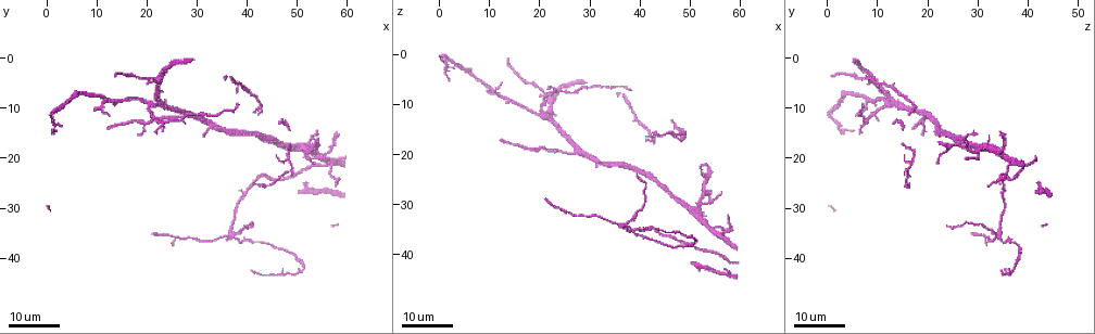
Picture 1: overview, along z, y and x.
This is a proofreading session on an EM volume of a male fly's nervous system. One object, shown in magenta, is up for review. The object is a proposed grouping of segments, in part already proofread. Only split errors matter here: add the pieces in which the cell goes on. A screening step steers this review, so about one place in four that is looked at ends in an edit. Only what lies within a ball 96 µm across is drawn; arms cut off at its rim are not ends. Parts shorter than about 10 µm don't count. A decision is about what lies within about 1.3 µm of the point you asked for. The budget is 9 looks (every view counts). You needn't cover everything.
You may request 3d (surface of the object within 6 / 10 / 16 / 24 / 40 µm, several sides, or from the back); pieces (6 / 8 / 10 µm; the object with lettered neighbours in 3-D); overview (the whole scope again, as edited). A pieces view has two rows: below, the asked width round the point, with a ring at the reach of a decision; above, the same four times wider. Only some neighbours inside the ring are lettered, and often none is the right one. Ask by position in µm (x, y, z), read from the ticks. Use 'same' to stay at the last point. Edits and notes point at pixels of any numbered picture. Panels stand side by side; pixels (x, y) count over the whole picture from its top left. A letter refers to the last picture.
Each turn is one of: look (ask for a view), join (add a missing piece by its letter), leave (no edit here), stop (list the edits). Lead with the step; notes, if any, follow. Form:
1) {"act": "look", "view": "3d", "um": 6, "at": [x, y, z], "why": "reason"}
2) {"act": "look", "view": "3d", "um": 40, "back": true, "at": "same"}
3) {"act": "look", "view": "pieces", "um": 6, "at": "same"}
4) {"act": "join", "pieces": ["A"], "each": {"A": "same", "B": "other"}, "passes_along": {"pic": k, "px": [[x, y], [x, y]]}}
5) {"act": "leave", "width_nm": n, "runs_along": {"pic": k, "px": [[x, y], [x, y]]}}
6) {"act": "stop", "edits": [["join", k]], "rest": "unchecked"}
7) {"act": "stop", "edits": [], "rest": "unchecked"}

{"act": "look", "view": "3d", "um": 24, "at": [41.5, 10.5, 17.0], "why": "thin end"}

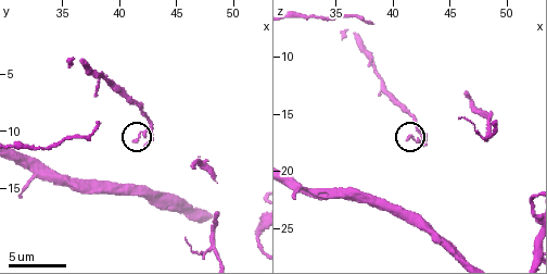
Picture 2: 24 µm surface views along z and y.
{"act": "look", "view": "pieces", "um": 6, "at": [41.4, 10.8, 17.4]}

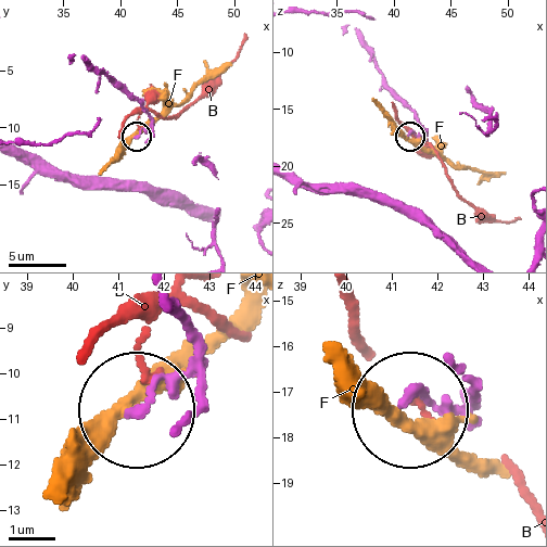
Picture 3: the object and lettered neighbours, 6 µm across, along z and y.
{"act": "leave", "width_nm": 180, "each": {"B": "other", "F": "other"}, "found": "no lettered piece goes on from it"}

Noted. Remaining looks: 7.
{"act": "look", "view": "3d", "um": 24, "at": [20.0, 5.0, 8.0], "why": "branch stops here"}

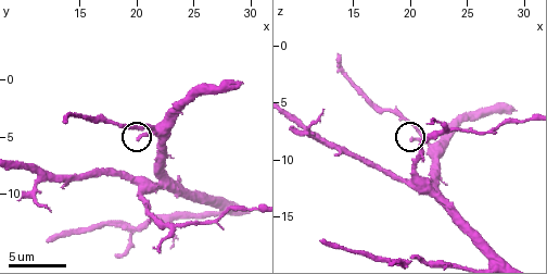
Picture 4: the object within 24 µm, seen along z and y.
{"act": "look", "view": "pieces", "um": 6, "at": [20.2, 5.2, 8.2]}

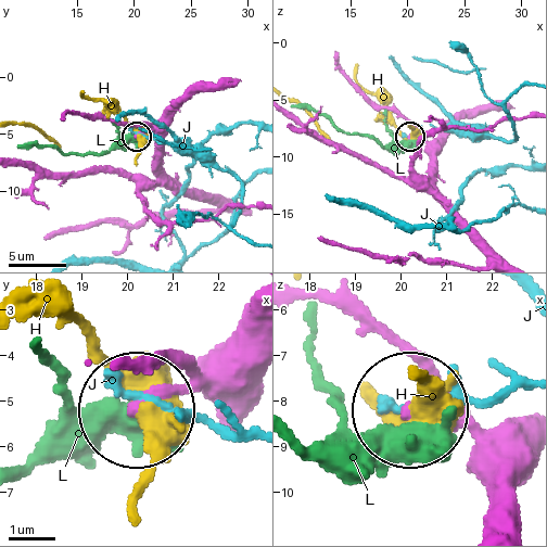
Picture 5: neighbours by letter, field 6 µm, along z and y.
{"act": "leave", "width_nm": 200, "each": {"H": "other", "J": "other", "L": "other"}, "found": "no lettered piece goes on from it"}

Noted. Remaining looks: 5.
{"act": "look", "view": "pieces", "um": 6, "at": [12.2, 14.0, 17.2]}

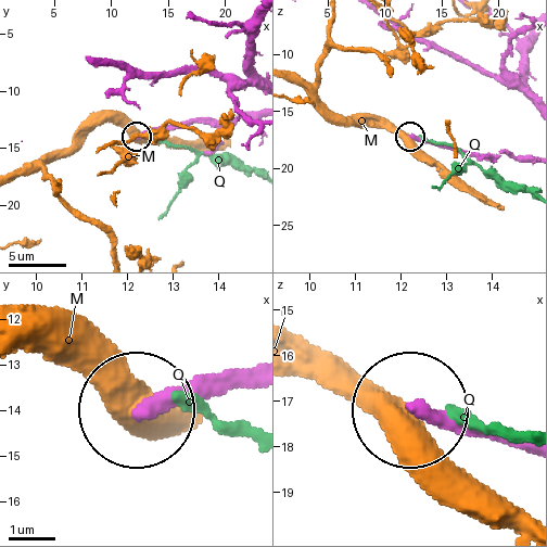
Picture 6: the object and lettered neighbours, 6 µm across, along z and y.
{"act": "leave", "each": {"M": "other", "Q": "other"}, "runs_along": {"pic": 6, "px": [[245, 380], [144, 404]]}, "found": "no lettered piece goes on from it"}

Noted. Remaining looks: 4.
{"act": "look", "view": "pieces", "um": 8, "at": [9.4, 10.6, 7.2], "why": "branch stops here"}

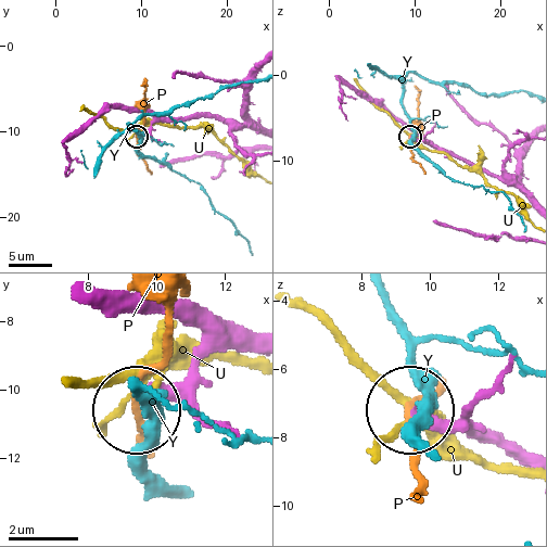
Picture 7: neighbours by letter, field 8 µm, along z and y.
{"act": "leave", "width_nm": 350, "each": {"P": "other", "U": "other", "Y": "other"}, "found": "none of them fits"}

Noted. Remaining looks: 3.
{"act": "look", "view": "3d", "um": 16, "at": [39.0, 34.0, 24.0]}

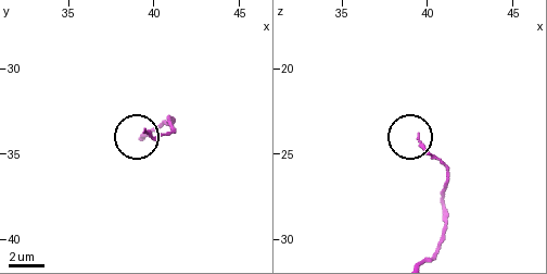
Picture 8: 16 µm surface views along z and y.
{"act": "look", "view": "pieces", "um": 8, "at": [39.3, 33.7, 23.9]}

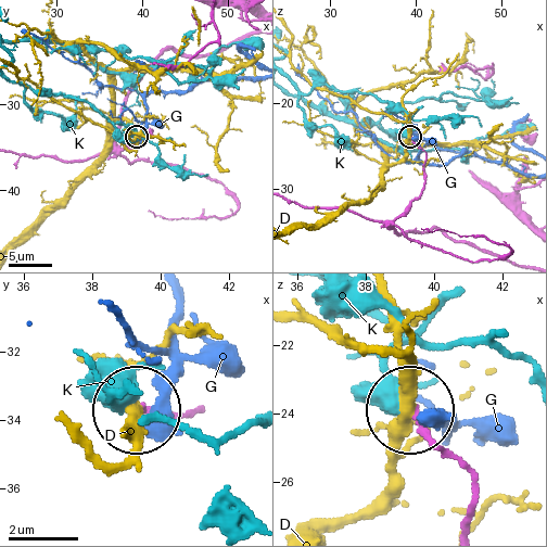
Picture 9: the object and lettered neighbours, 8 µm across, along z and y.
{"act": "leave", "each": {"D": "other", "G": "other", "K": "other"}, "runs_along": {"pic": 9, "px": [[467, 529], [472, 476], [441, 450], [414, 409]]}, "found": "no lettered piece goes on from it"}

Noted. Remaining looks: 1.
{"act": "stop", "edits": [], "rest": "unchecked"}

